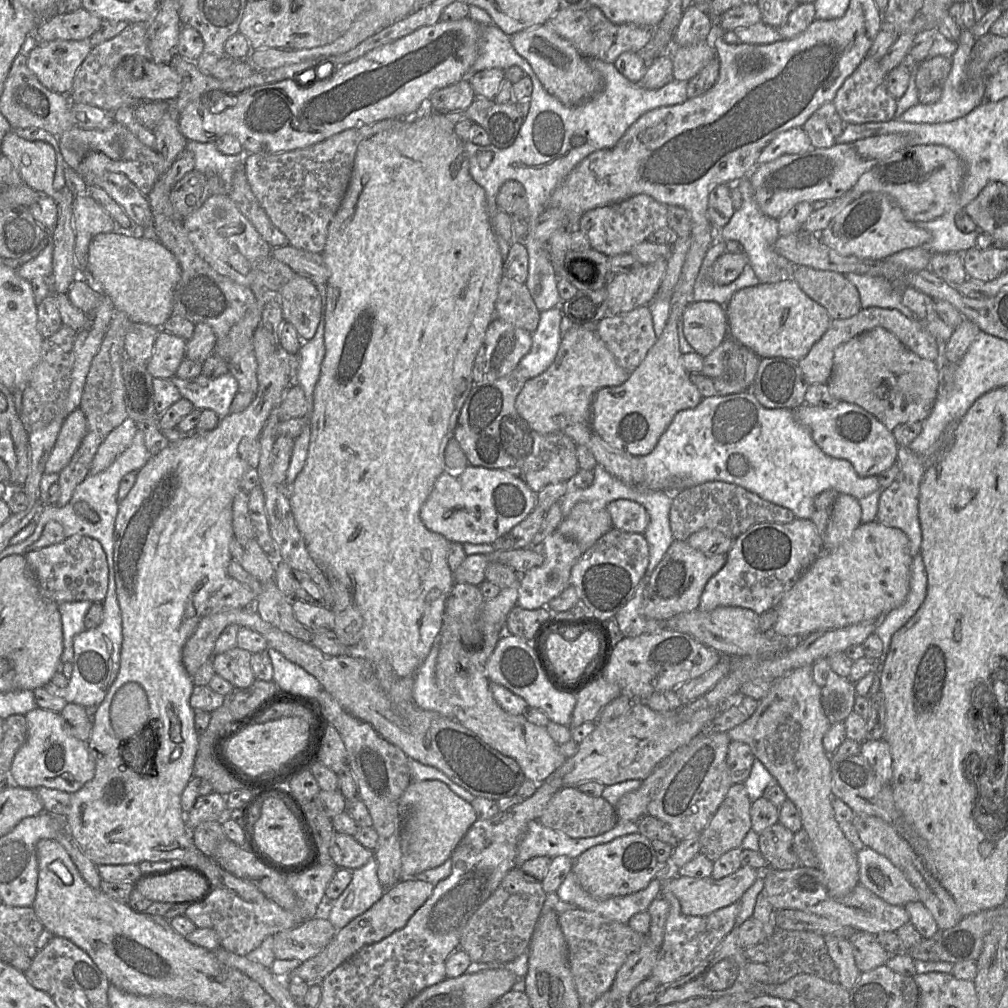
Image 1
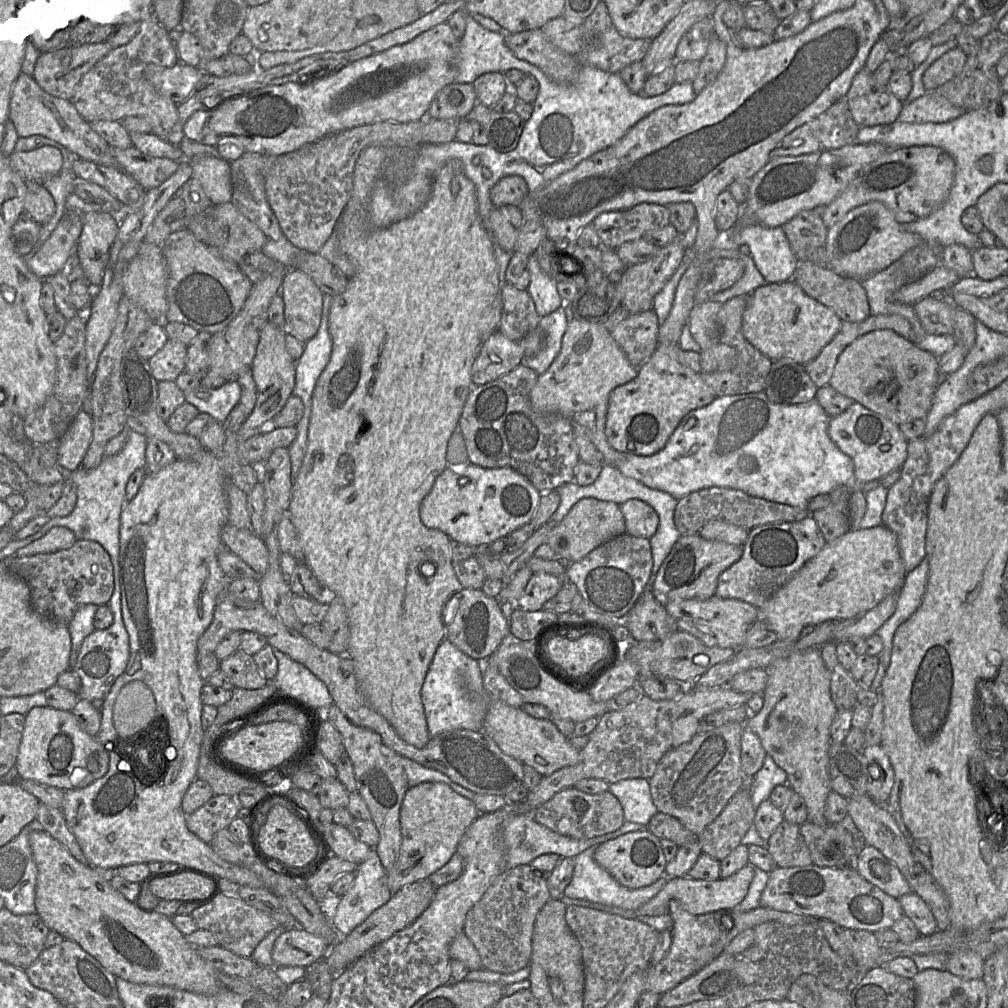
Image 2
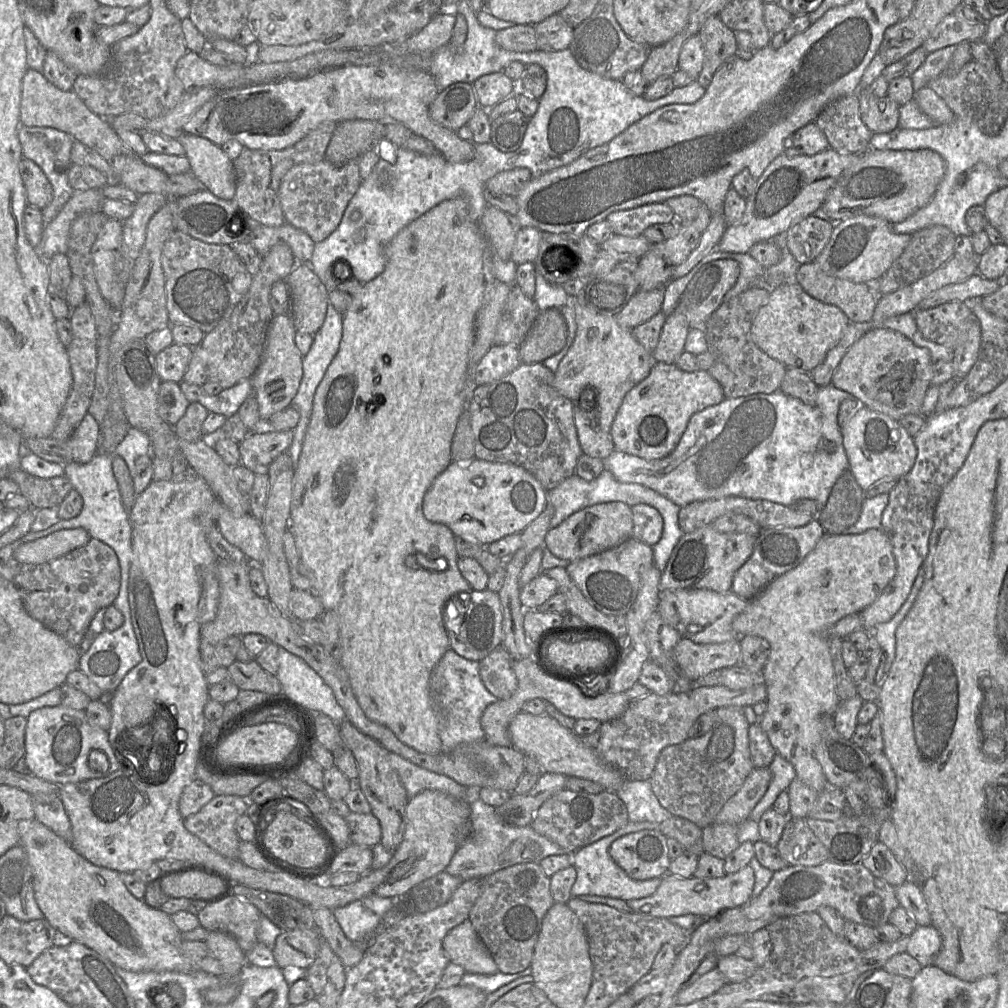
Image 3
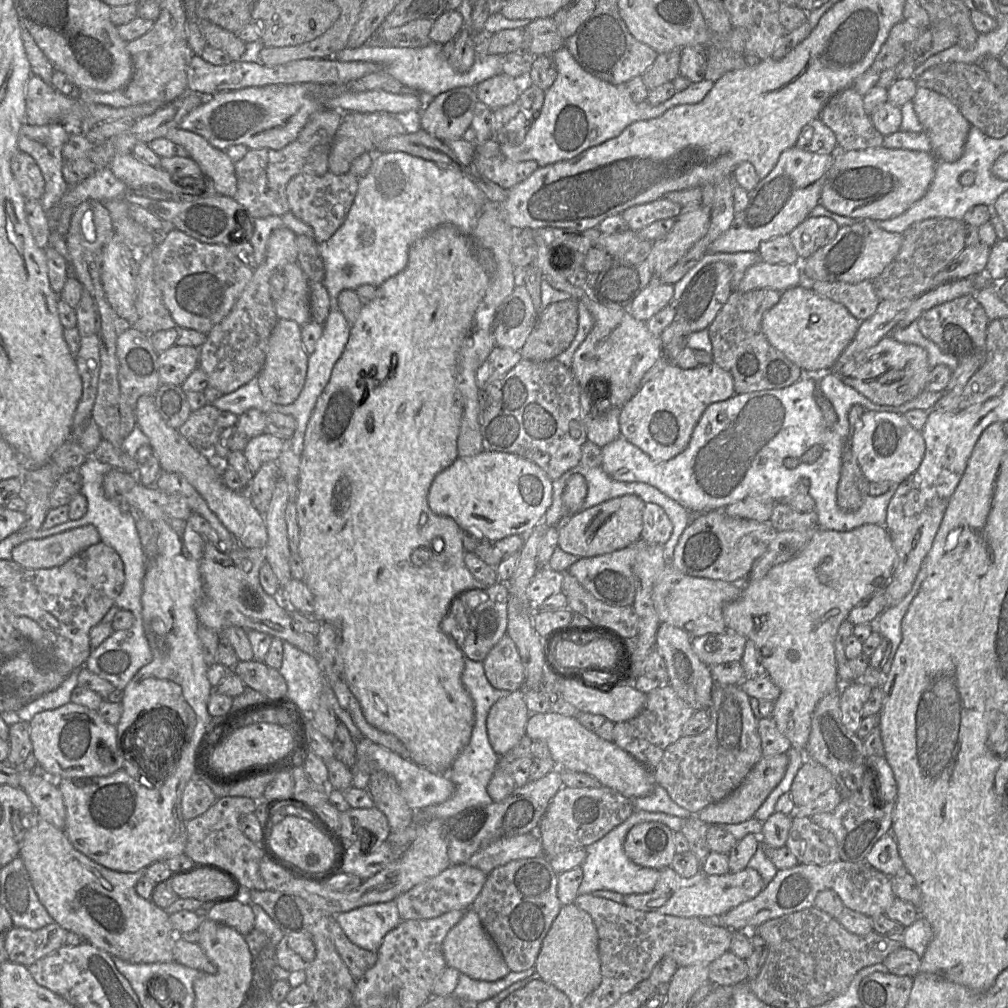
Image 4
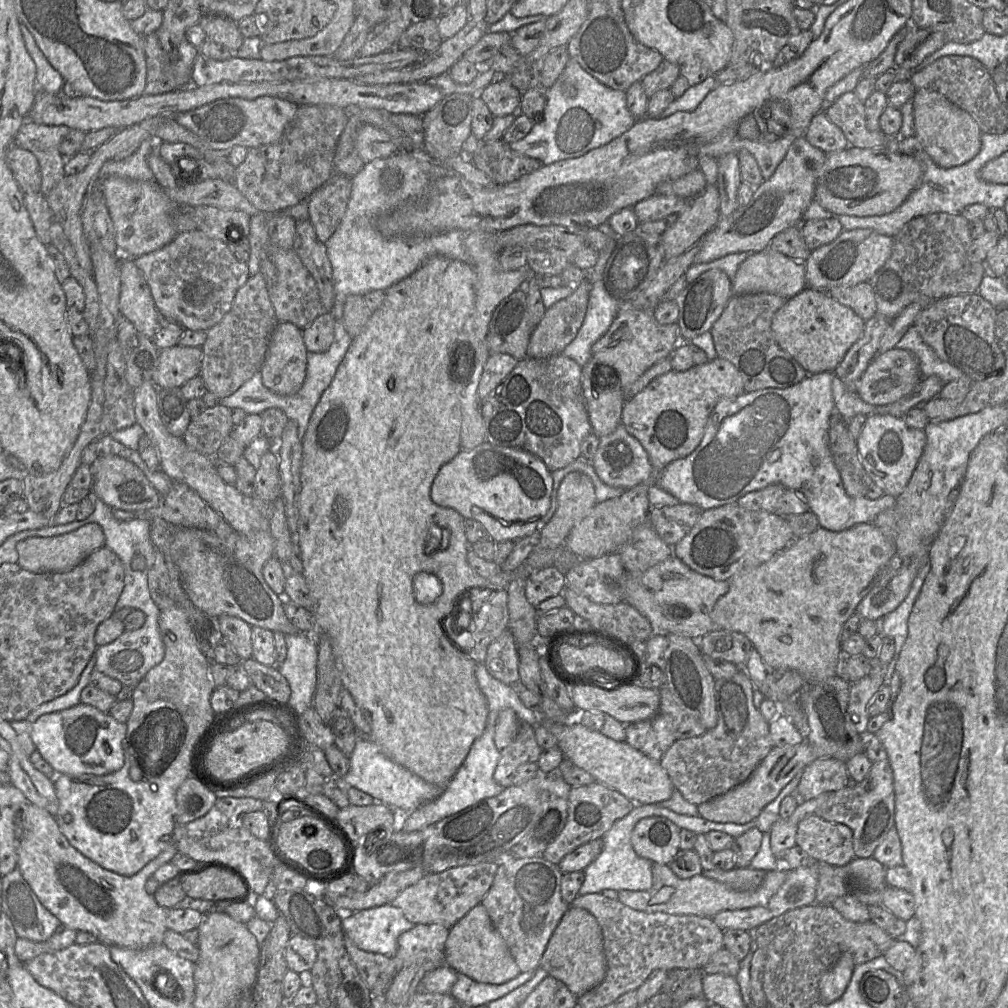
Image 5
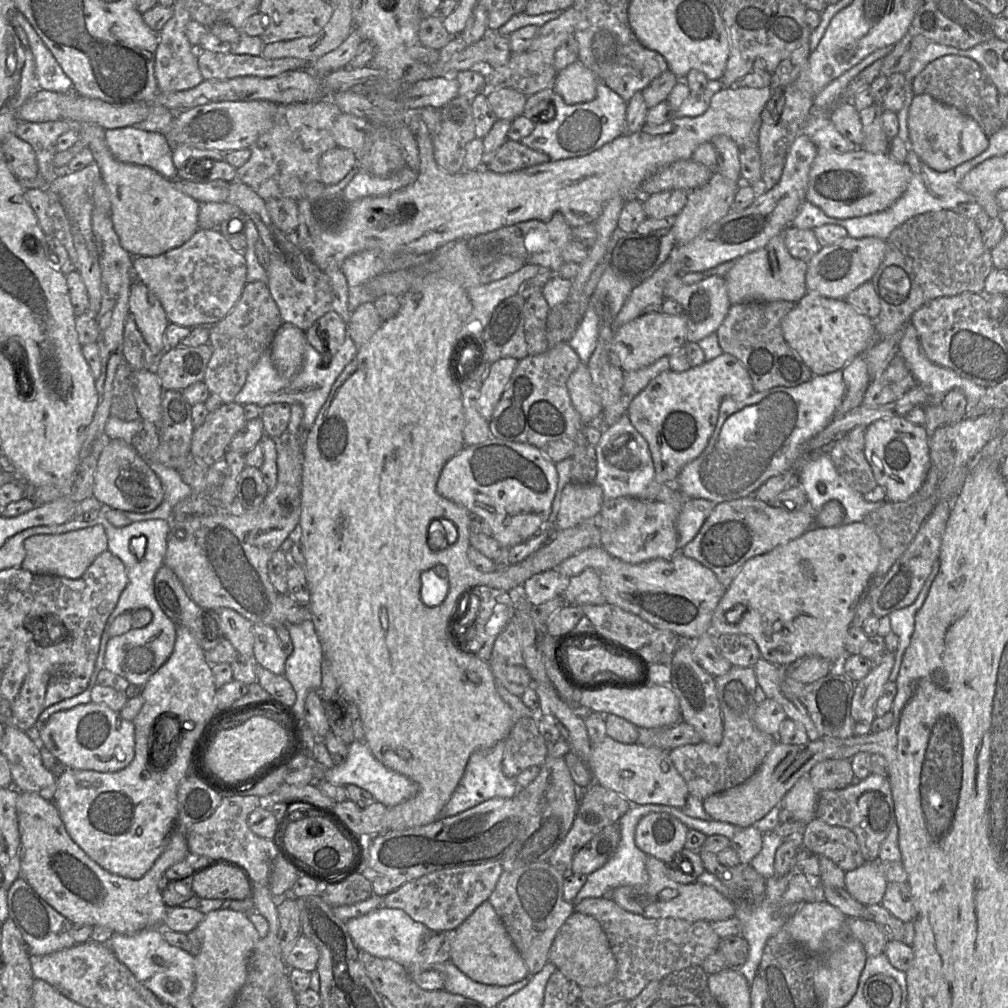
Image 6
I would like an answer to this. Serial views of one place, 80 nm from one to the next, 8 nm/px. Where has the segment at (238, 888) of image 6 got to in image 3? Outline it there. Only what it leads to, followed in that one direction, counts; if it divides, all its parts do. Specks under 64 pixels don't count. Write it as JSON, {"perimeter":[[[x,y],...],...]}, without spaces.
{"perimeter":[[[204,871],[170,875],[161,880],[160,887],[169,898],[188,898],[205,902],[230,891],[230,886],[223,879]]]}

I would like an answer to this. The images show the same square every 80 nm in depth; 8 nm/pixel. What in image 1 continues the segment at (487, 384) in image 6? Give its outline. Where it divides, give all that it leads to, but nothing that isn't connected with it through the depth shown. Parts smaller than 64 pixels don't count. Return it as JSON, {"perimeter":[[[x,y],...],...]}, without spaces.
{"perimeter":[[[495,317],[475,357],[473,384],[490,384],[511,373],[528,353],[531,344],[532,333]]]}

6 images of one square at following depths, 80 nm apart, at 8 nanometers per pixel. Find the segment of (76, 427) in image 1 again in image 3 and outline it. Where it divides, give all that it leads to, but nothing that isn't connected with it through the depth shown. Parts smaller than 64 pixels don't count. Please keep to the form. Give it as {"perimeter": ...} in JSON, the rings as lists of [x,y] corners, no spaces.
{"perimeter":[[[87,413],[67,440],[72,462],[88,463],[98,453],[98,434],[99,424]]]}

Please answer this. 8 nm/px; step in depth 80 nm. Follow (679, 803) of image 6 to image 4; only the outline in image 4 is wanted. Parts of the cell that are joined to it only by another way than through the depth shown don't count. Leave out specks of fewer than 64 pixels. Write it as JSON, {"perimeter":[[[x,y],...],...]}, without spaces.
{"perimeter":[[[550,711],[531,713],[527,720],[525,735],[532,741],[542,740],[547,744],[556,768],[588,774],[597,779],[602,786],[611,788],[628,799],[647,796],[656,787],[652,770],[613,742],[604,740],[595,732],[586,729],[576,717]]]}

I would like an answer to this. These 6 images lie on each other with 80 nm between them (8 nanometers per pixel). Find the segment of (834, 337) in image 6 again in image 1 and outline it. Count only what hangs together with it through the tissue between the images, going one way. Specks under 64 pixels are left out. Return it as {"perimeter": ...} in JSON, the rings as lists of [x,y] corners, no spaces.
{"perimeter":[[[792,277],[775,283],[760,283],[736,292],[725,305],[728,336],[761,358],[803,358],[827,331],[831,318],[808,297]]]}

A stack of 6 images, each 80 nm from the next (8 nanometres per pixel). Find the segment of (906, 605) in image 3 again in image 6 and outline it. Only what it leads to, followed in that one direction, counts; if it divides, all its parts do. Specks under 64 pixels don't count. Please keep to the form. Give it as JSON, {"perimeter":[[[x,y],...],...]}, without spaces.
{"perimeter":[[[936,561],[933,564],[932,571],[924,582],[923,587],[921,588],[921,591],[919,592],[915,601],[909,606],[892,612],[888,616],[889,620],[885,620],[877,630],[876,634],[883,637],[883,639],[887,635],[889,630],[891,630],[899,638],[898,646],[895,651],[895,661],[889,674],[888,681],[895,681],[897,679],[904,652],[910,643],[910,639],[914,630],[914,620],[916,612],[923,605],[931,584],[938,571],[939,564]]]}

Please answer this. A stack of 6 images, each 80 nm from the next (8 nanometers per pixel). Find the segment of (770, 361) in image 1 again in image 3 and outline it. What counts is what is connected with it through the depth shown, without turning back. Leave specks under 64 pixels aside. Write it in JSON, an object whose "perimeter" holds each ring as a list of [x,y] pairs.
{"perimeter":[[[786,366],[779,390],[786,395],[801,399],[806,404],[814,404],[818,395],[818,385],[814,382],[810,371]]]}

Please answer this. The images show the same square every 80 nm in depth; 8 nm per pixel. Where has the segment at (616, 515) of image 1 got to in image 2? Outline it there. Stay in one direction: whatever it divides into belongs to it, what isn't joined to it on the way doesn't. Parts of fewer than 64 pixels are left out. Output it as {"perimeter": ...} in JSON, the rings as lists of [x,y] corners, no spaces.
{"perimeter":[[[630,499],[619,505],[625,520],[625,532],[650,539],[657,531],[659,516],[655,509],[640,499]]]}

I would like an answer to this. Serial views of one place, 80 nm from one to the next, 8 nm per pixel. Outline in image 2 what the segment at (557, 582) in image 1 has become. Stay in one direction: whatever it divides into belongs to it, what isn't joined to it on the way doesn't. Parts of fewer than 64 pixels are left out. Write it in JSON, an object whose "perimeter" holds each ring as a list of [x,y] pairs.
{"perimeter":[[[533,573],[517,607],[525,611],[539,611],[545,602],[553,598],[563,587],[564,582],[559,577],[547,573]]]}

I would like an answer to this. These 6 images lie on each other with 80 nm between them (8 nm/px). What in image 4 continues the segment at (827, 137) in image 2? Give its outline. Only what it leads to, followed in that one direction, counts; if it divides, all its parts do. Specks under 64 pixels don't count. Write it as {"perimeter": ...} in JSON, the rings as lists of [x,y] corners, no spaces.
{"perimeter":[[[853,87],[832,96],[822,109],[819,118],[835,134],[838,151],[882,147],[884,136],[872,124],[864,110],[863,97]]]}

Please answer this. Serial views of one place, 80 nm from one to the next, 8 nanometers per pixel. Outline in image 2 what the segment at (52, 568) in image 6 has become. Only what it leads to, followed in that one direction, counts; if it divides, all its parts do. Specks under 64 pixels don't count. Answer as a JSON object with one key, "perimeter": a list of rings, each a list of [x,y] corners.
{"perimeter":[[[63,526],[52,527],[43,537],[20,548],[16,556],[32,556],[36,554],[54,553],[73,546],[77,541],[75,534]]]}

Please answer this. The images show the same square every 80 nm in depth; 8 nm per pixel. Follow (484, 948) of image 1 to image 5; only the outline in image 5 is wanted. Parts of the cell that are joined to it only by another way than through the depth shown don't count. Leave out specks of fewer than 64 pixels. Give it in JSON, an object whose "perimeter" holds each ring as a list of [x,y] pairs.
{"perimeter":[[[543,857],[510,860],[499,866],[493,884],[481,902],[487,909],[494,927],[505,940],[522,973],[536,971],[539,968],[551,935],[571,906],[563,900],[561,895],[562,877],[563,872],[559,867]]]}

